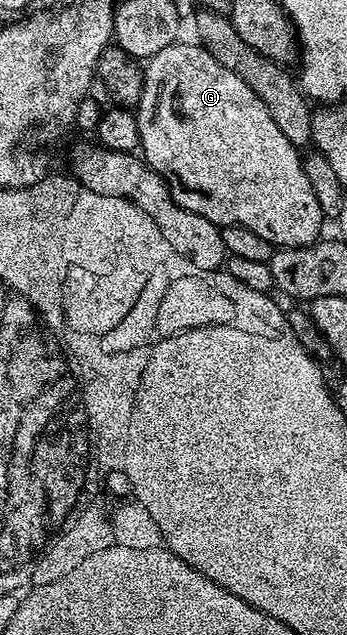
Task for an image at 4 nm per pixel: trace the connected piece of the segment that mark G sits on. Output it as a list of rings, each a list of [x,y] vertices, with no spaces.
[[[180,43],[167,44],[162,50],[147,57],[145,64],[148,65],[143,65],[142,68],[141,96],[134,111],[140,135],[139,151],[142,153],[144,163],[160,173],[162,179],[168,184],[172,200],[178,202],[178,206],[206,218],[214,225],[246,226],[246,230],[254,230],[254,234],[266,238],[266,242],[270,242],[276,248],[301,248],[307,244],[315,244],[317,240],[321,239],[320,227],[326,218],[318,206],[318,198],[314,198],[314,190],[310,190],[310,178],[306,178],[301,153],[288,141],[286,134],[282,134],[282,130],[278,130],[278,126],[275,124],[274,118],[270,118],[270,110],[266,110],[262,98],[258,98],[258,94],[254,94],[254,90],[250,90],[250,86],[246,86],[246,82],[242,82],[242,78],[238,78],[238,74],[226,70],[226,66],[222,66],[222,62],[218,62],[218,58],[214,58],[199,43]]]

